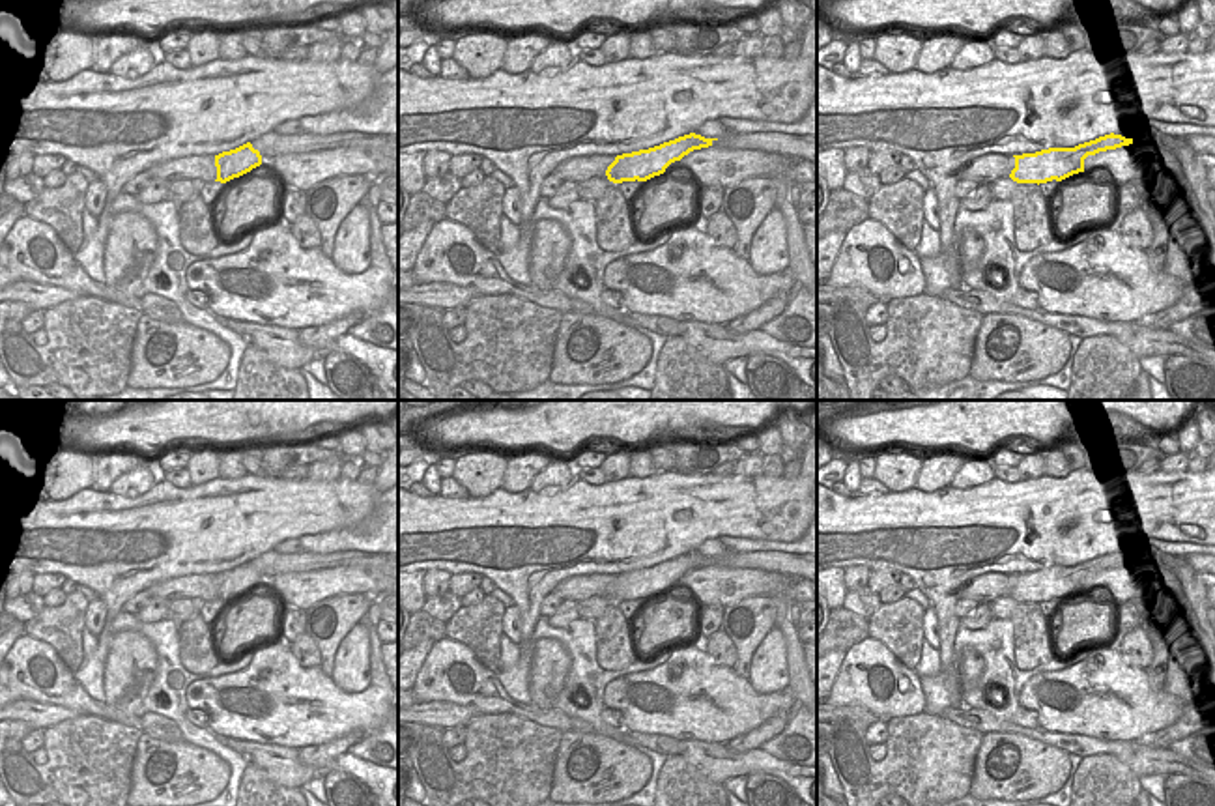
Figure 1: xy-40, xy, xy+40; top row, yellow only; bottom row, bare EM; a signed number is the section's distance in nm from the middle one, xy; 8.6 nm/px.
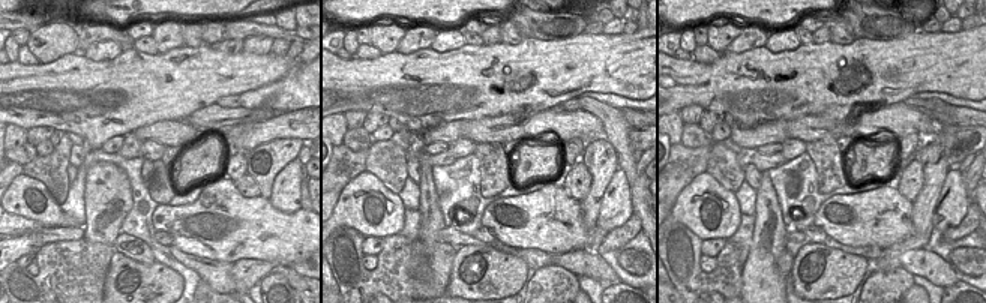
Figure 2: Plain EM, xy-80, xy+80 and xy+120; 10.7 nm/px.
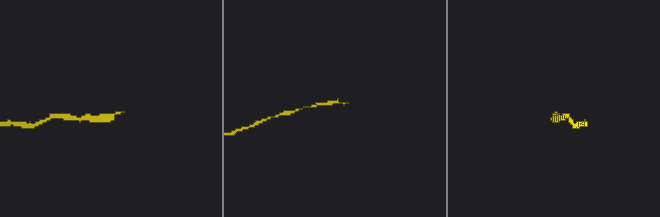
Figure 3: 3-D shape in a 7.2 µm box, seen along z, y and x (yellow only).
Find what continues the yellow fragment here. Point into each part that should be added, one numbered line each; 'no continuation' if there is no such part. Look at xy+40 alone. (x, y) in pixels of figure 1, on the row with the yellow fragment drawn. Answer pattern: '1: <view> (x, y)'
1: xy+40 (1141, 131)

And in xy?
1: xy (713, 129)

